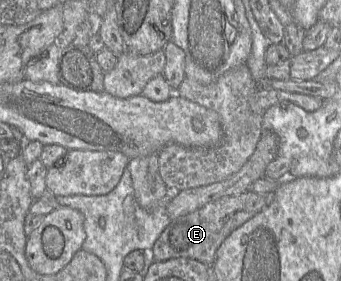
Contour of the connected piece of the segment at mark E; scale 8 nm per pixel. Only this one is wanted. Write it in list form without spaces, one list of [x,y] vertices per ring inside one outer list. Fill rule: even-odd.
[[[246,191],[239,195],[222,197],[203,207],[177,217],[163,230],[154,243],[153,255],[156,261],[173,258],[191,258],[212,265],[217,249],[235,229],[240,227],[267,206],[265,195],[254,191]]]

